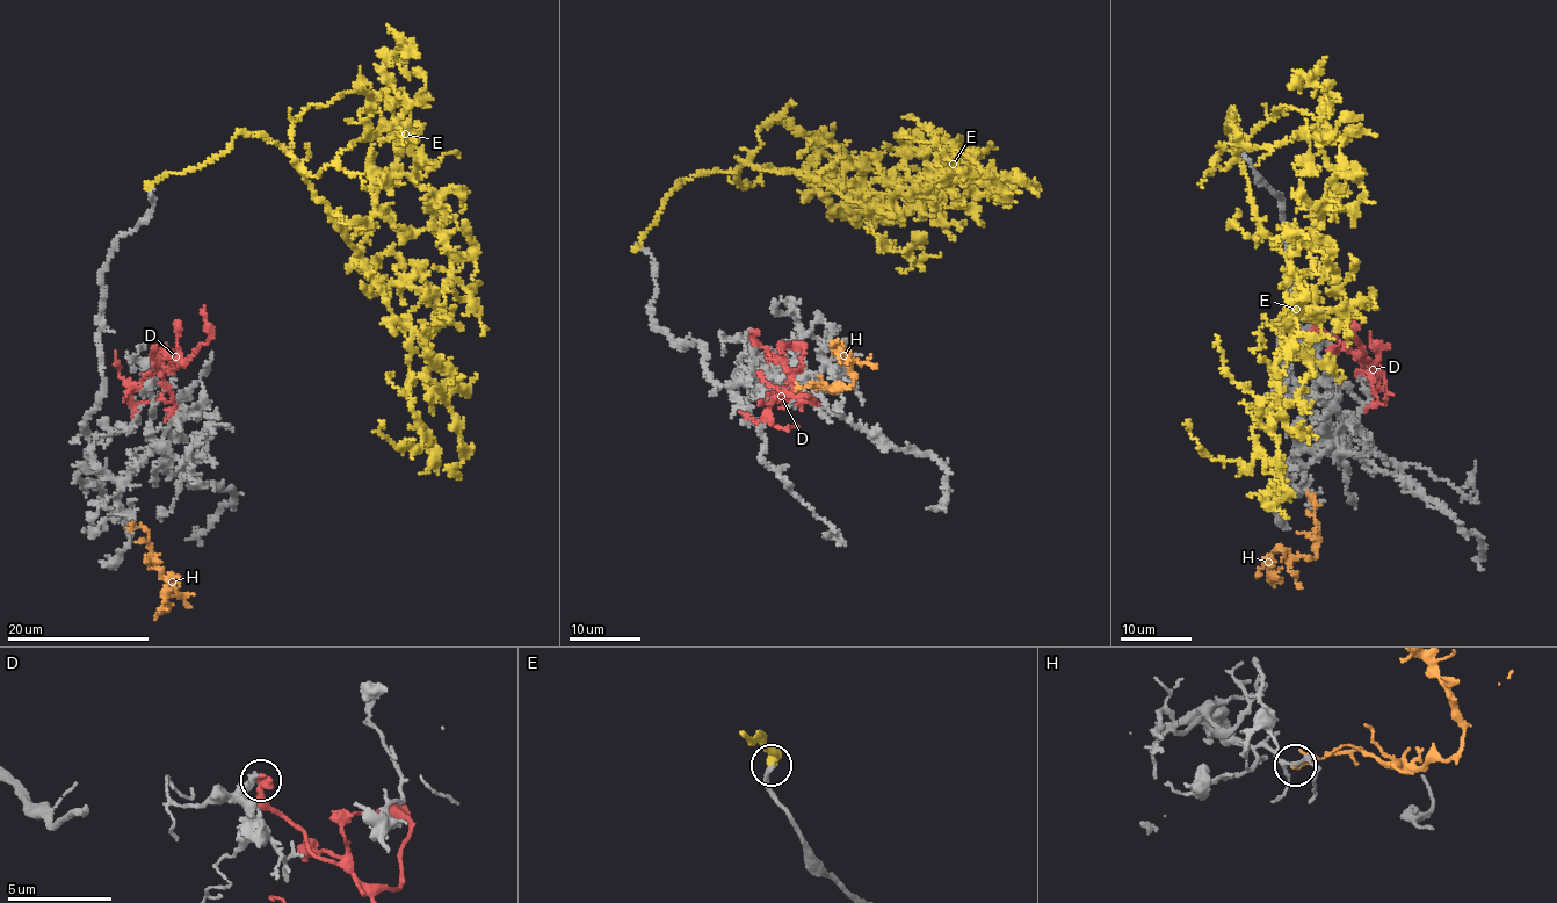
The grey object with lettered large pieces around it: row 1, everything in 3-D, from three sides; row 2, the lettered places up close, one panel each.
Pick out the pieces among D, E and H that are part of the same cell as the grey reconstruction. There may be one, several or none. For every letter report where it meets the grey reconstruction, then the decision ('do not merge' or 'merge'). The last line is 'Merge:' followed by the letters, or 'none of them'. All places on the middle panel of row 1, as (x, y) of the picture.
D: contact (753, 333); do not merge
E: contact (637, 246); do not merge
H: contact (796, 389); do not merge
Merge: none of them

